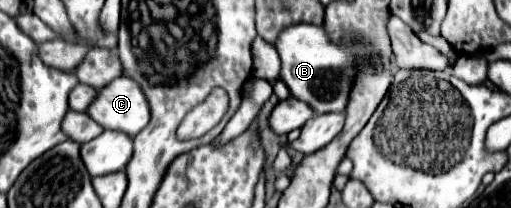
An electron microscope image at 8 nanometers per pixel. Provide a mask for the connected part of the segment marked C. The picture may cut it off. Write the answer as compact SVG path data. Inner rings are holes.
M129 77L113 79L109 87L103 87L85 113L101 123L101 127L125 131L129 137L135 137L151 117L141 87L135 81L129 81Z

